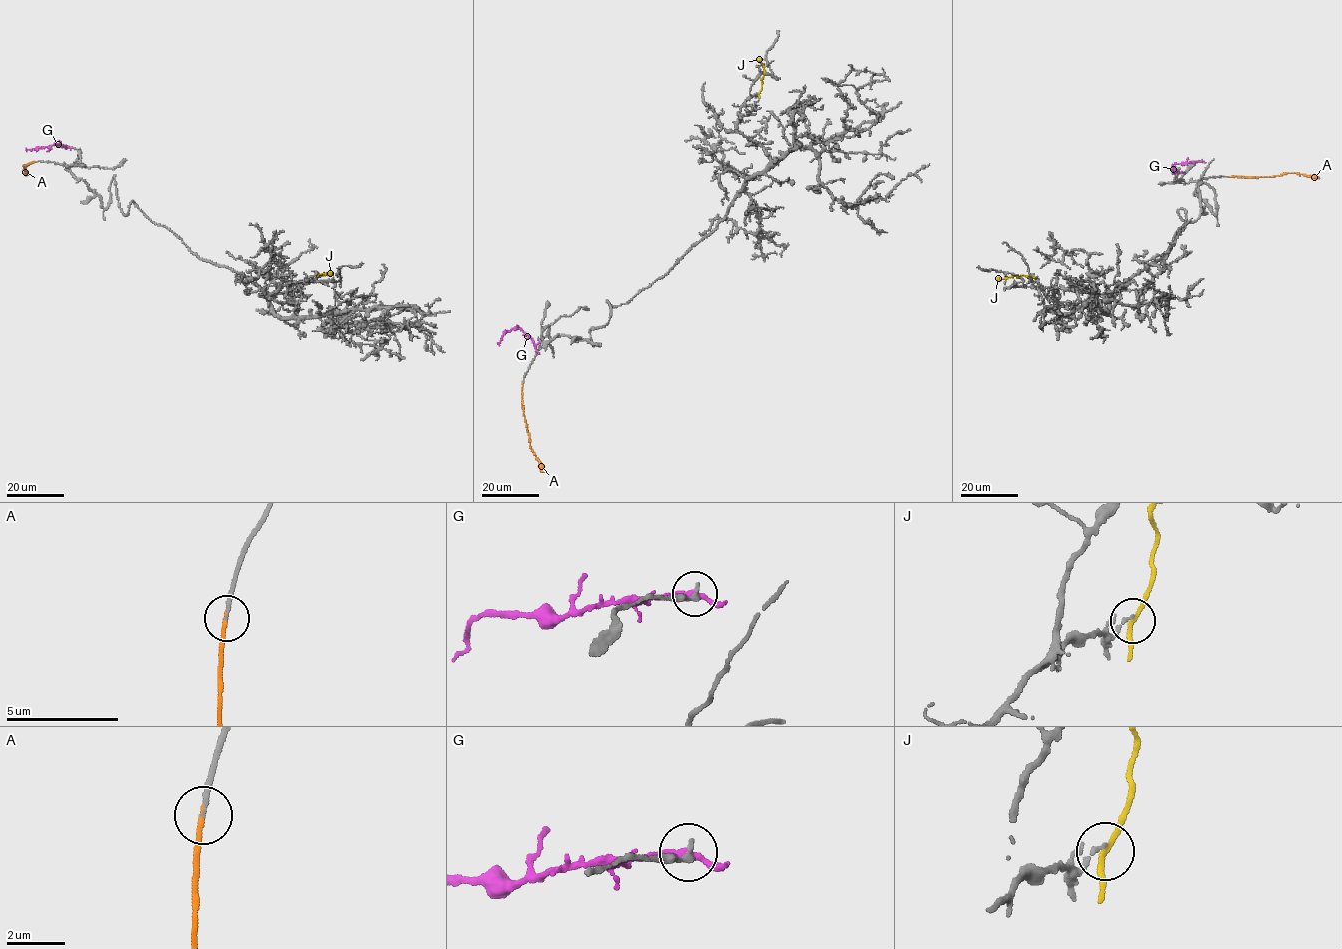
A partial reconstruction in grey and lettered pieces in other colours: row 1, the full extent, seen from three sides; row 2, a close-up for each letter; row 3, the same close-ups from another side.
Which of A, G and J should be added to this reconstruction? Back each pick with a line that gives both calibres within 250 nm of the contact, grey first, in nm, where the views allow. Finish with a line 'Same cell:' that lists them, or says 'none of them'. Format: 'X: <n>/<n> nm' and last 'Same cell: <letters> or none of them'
A: 160/200 nm
Same cell: A

